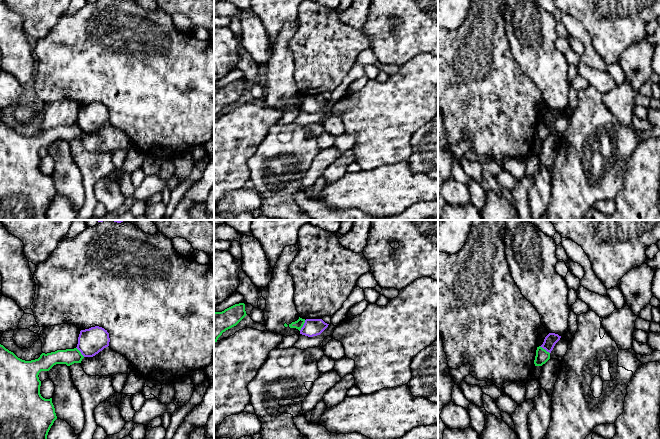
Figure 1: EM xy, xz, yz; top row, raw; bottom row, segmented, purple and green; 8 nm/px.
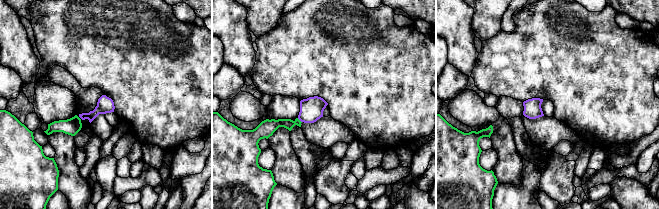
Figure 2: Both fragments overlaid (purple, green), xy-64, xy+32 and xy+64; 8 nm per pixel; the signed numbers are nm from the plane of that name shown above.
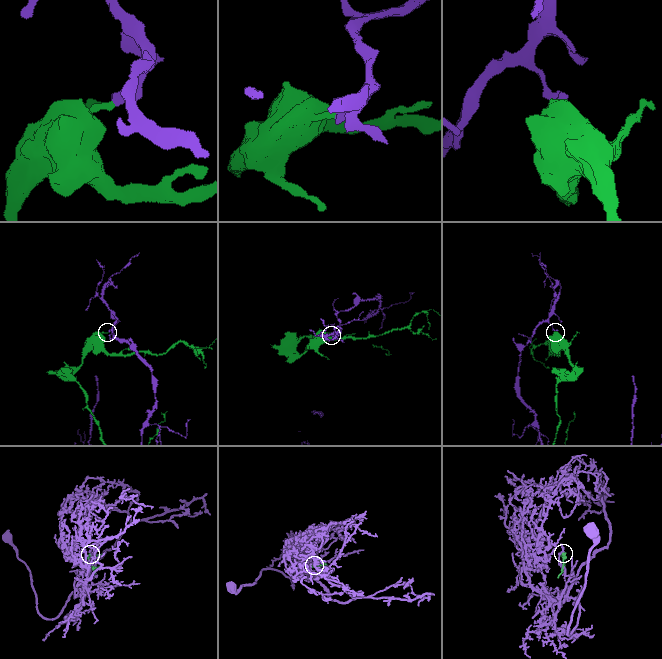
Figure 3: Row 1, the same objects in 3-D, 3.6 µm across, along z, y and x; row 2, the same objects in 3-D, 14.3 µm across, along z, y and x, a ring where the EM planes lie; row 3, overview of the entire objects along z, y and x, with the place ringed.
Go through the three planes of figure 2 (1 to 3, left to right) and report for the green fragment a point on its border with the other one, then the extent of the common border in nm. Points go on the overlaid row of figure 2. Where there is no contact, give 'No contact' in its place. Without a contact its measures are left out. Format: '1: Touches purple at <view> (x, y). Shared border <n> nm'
1: No contact
2: Touches purple at xy+32 (299, 119). Shared border 50 nm
3: No contact

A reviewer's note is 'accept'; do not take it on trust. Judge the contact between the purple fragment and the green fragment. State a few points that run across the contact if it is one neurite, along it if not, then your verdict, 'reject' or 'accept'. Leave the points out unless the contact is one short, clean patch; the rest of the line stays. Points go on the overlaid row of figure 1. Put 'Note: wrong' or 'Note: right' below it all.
line xz (305, 320), (299, 330); reject
Note: wrong

